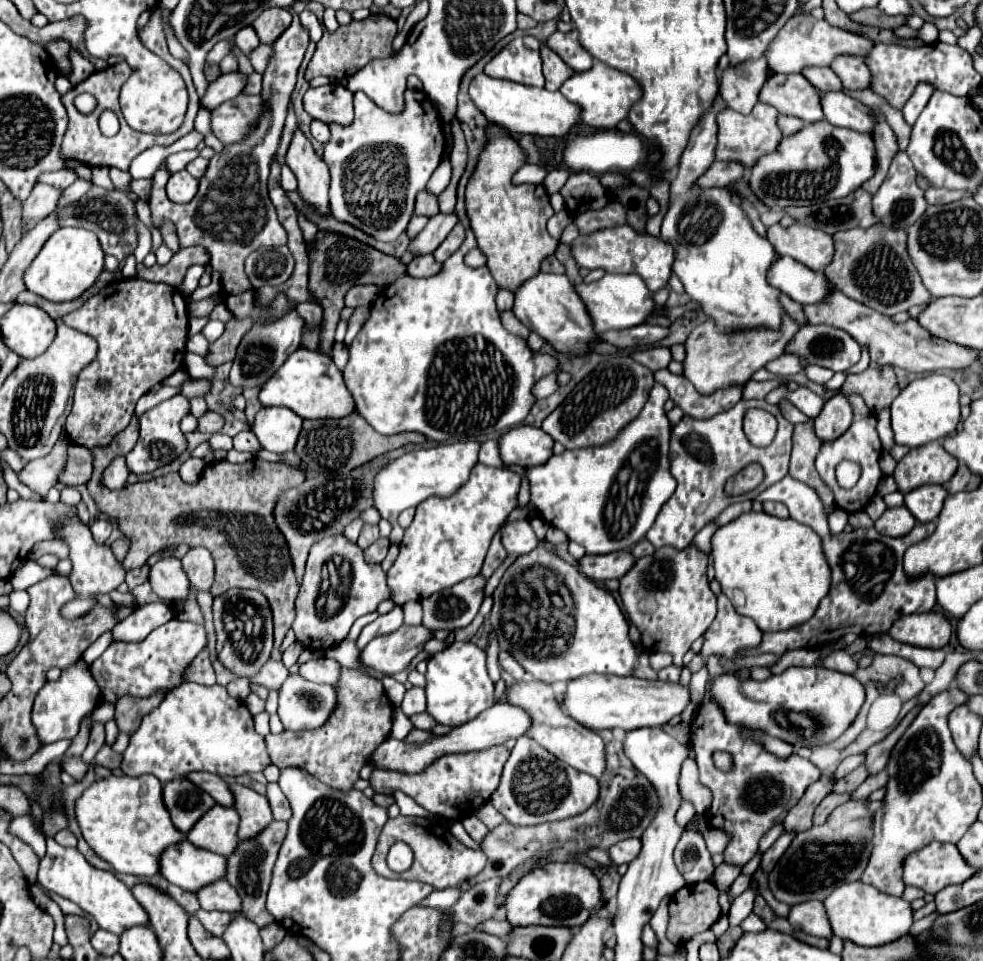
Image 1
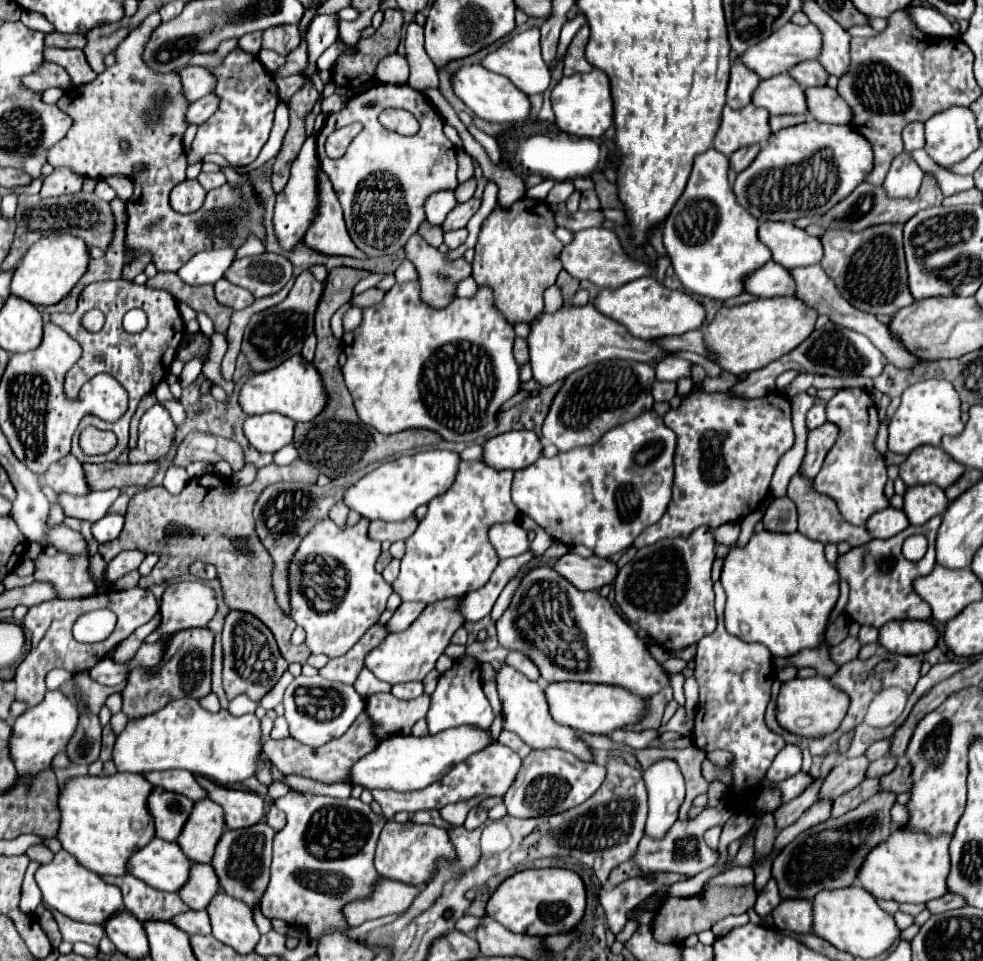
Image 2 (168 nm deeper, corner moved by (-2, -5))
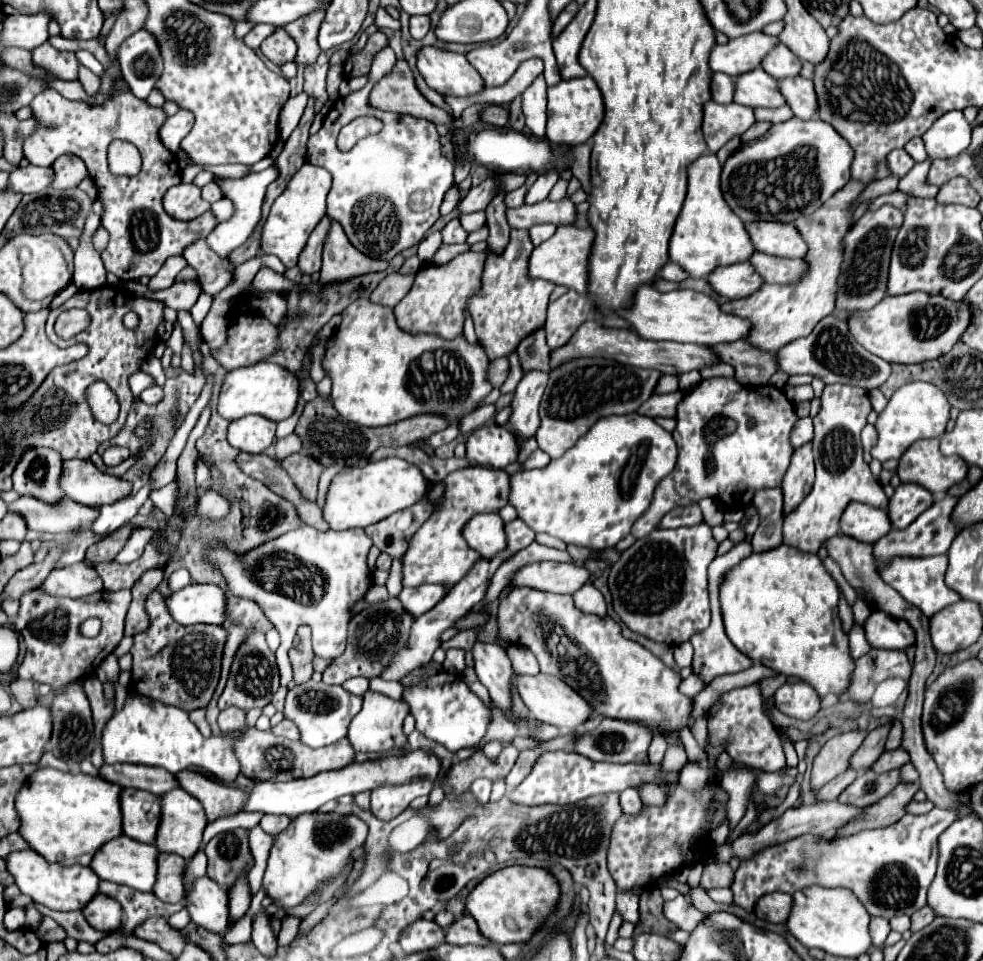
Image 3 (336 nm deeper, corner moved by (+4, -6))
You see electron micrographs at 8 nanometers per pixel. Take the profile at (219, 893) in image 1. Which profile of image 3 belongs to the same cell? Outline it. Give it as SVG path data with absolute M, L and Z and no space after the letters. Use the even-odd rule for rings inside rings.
M161 853L157 883L153 889L153 893L161 901L165 901L165 903L183 901L183 871L185 871L185 867L187 867L185 859L177 857L177 855Z

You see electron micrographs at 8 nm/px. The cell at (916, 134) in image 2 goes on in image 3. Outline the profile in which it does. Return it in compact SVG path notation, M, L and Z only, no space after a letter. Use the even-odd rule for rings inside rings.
M921 137L911 139L911 141L905 145L905 151L907 151L915 161L923 161L923 159L927 159L927 153L925 153L923 139L921 139Z

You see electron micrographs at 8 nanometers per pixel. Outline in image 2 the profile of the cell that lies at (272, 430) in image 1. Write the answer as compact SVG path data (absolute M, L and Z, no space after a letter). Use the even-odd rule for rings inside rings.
M281 414L249 416L243 424L243 434L259 452L277 452L293 440L295 422Z

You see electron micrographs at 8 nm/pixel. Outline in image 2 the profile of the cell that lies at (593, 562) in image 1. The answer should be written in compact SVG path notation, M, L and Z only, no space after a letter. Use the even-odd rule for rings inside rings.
M573 552L561 556L553 564L553 570L571 582L577 590L599 590L601 586L611 584L617 574L617 566L607 558L579 558Z

